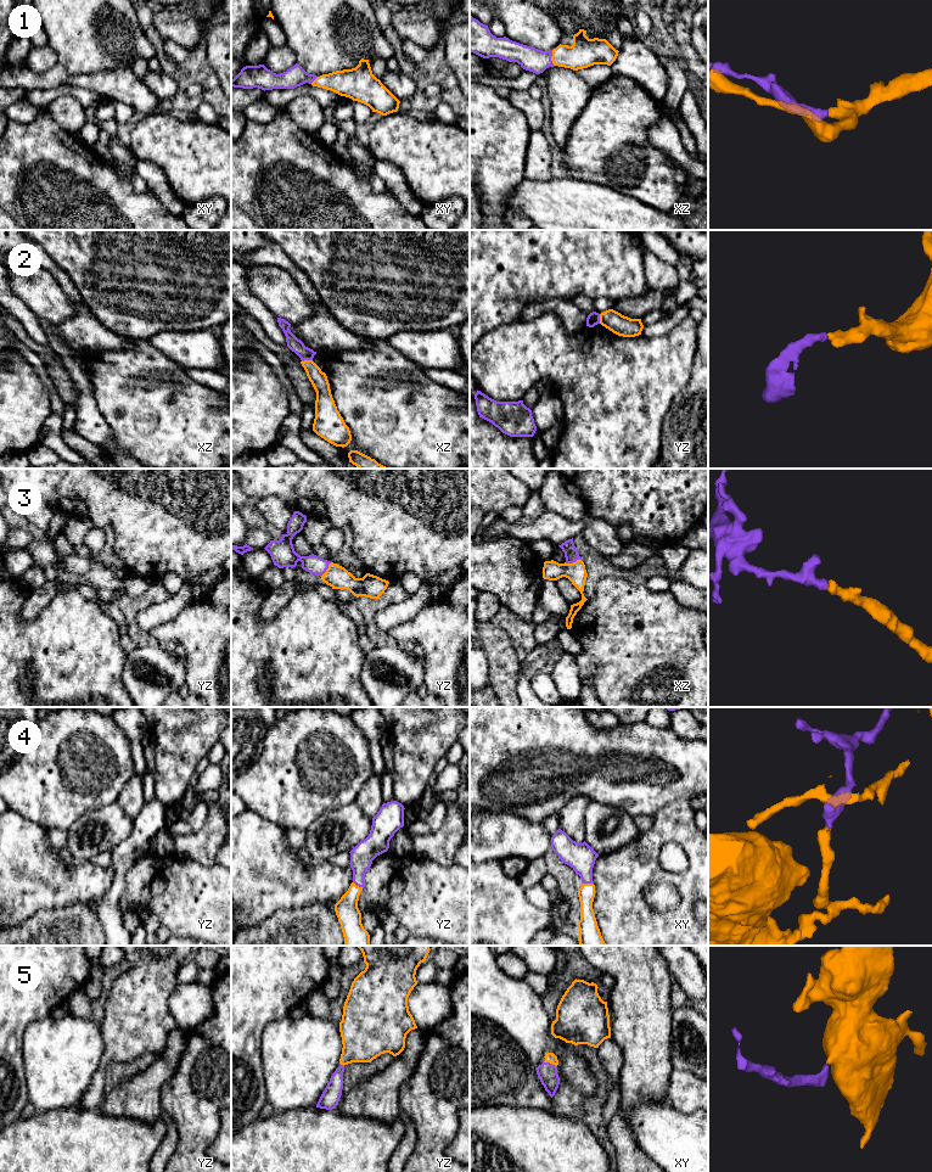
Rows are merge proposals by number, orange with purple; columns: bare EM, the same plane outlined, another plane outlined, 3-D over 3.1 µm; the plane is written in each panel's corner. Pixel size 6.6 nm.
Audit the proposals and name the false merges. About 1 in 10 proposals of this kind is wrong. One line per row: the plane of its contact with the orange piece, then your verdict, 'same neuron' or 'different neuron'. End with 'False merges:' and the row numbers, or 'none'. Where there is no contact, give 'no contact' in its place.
1: meets orange in xz; same neuron
2: meets orange in xz; same neuron
3: meets orange in xz; same neuron
4: meets orange in xy; same neuron
5: meets orange in xy; same neuron
False merges: none

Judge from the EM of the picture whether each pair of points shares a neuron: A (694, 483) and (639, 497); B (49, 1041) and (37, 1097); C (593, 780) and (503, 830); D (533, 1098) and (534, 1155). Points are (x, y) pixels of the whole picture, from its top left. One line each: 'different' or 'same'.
A: same
B: same
C: different
D: different

